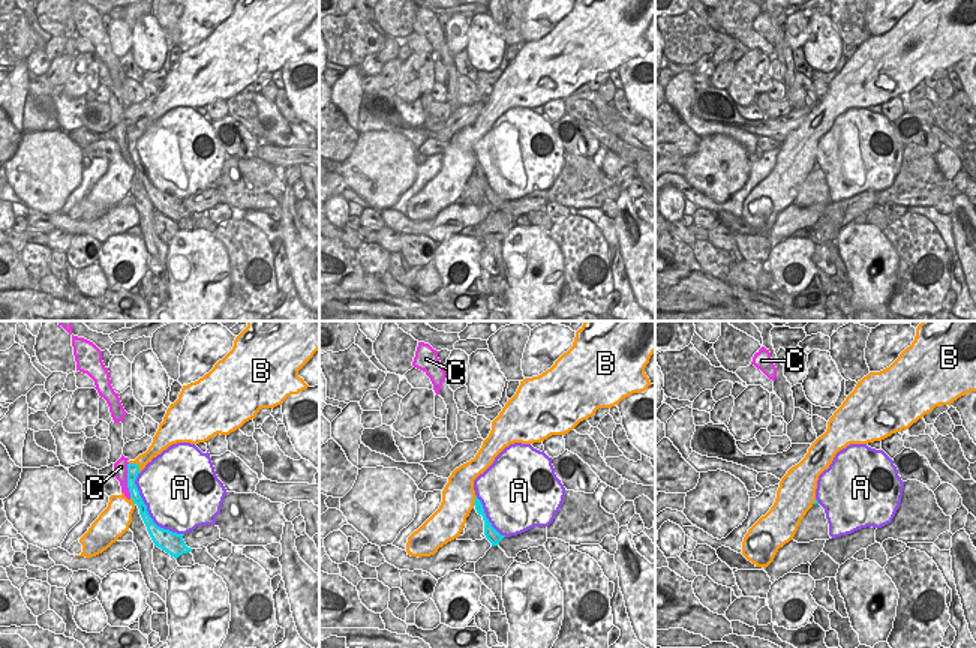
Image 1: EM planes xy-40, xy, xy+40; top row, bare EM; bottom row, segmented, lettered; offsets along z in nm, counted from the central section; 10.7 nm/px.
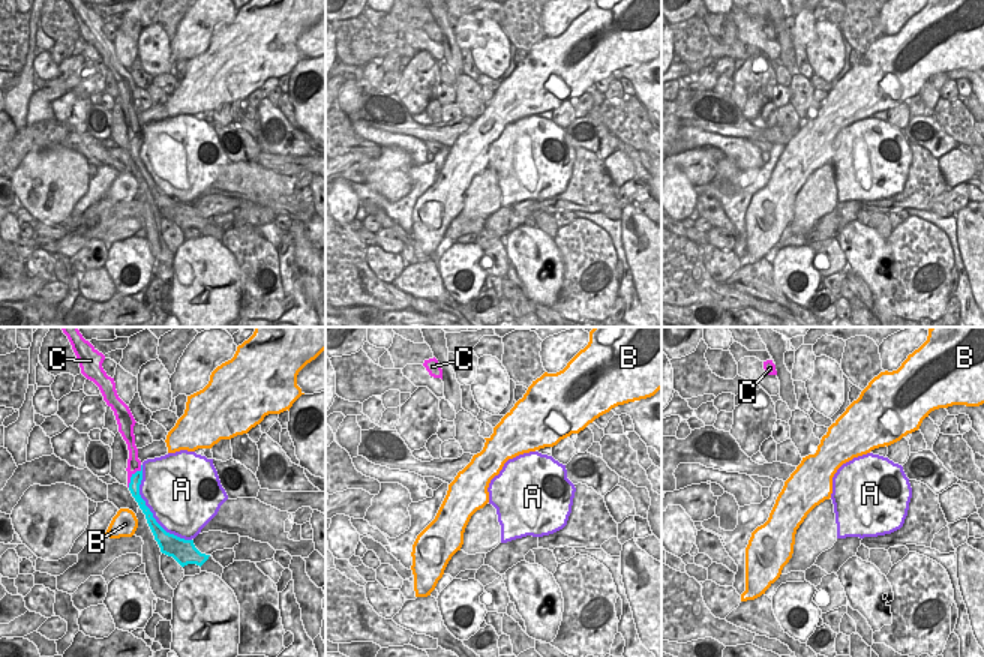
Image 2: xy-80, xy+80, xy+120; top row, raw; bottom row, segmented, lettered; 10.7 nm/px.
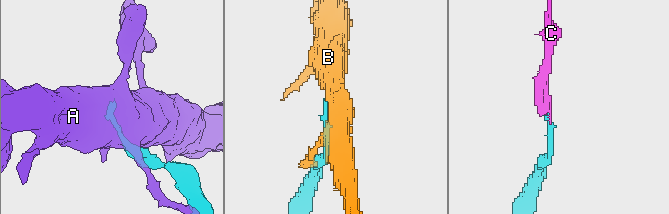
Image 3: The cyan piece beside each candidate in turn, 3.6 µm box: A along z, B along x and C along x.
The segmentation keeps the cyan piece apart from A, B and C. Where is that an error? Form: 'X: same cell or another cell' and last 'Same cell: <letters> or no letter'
A: another cell
B: another cell
C: same cell
Same cell: C

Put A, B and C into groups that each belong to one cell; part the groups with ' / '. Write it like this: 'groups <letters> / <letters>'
groups A / B / C

